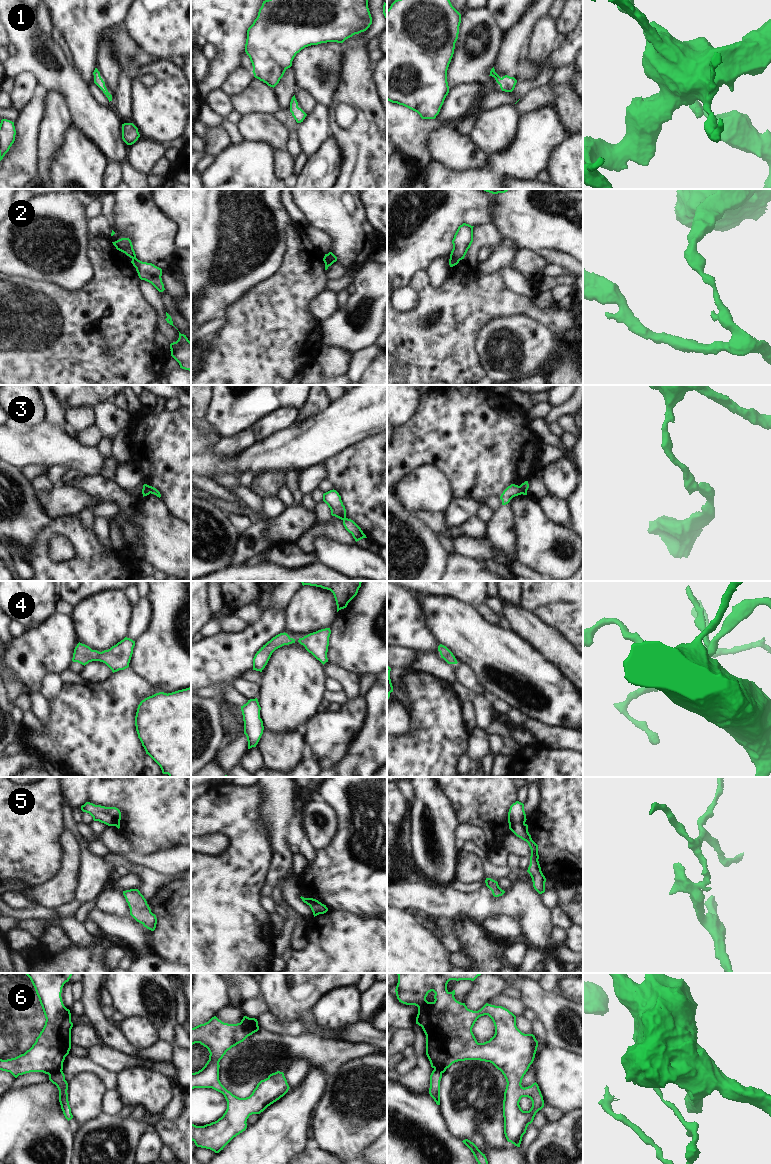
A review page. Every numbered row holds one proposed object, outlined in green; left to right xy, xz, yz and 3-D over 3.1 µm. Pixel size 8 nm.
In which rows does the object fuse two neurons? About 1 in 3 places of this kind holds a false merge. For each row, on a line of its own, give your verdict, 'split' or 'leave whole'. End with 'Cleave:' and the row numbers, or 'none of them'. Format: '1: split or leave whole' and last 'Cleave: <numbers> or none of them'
1: leave whole
2: split
3: split
4: leave whole
5: split
6: split
Cleave: 2, 3, 5, 6

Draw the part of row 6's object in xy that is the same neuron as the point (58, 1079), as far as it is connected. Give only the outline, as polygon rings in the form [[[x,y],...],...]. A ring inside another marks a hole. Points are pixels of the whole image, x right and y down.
[[[63,1071],[49,1075],[49,1080],[55,1084],[59,1090],[59,1102],[65,1118],[69,1121],[73,1118],[68,1101],[68,1083],[65,1080]]]

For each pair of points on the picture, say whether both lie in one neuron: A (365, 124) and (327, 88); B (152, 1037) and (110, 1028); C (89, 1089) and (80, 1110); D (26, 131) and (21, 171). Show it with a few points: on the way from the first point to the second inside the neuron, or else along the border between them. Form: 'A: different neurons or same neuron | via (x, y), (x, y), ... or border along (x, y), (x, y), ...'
A: different neurons | border along (340, 71), (337, 92), (327, 107)
B: different neurons | border along (116, 1024), (122, 1035), (135, 1048)
C: same neuron | via (85, 1094), (85, 1105)
D: same neuron | via (26, 141), (21, 161)

